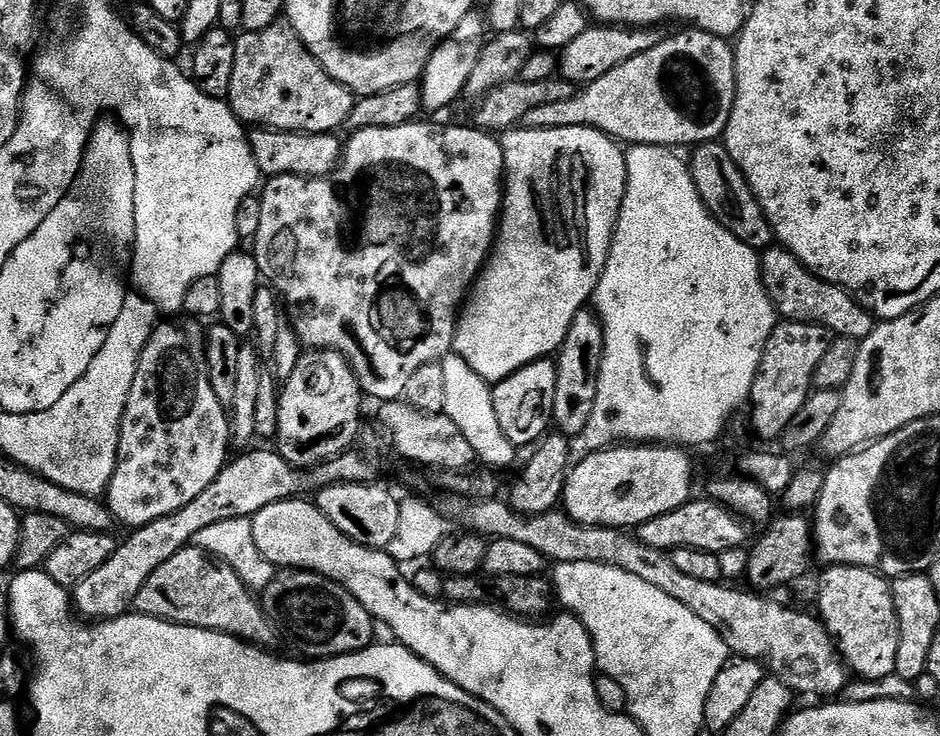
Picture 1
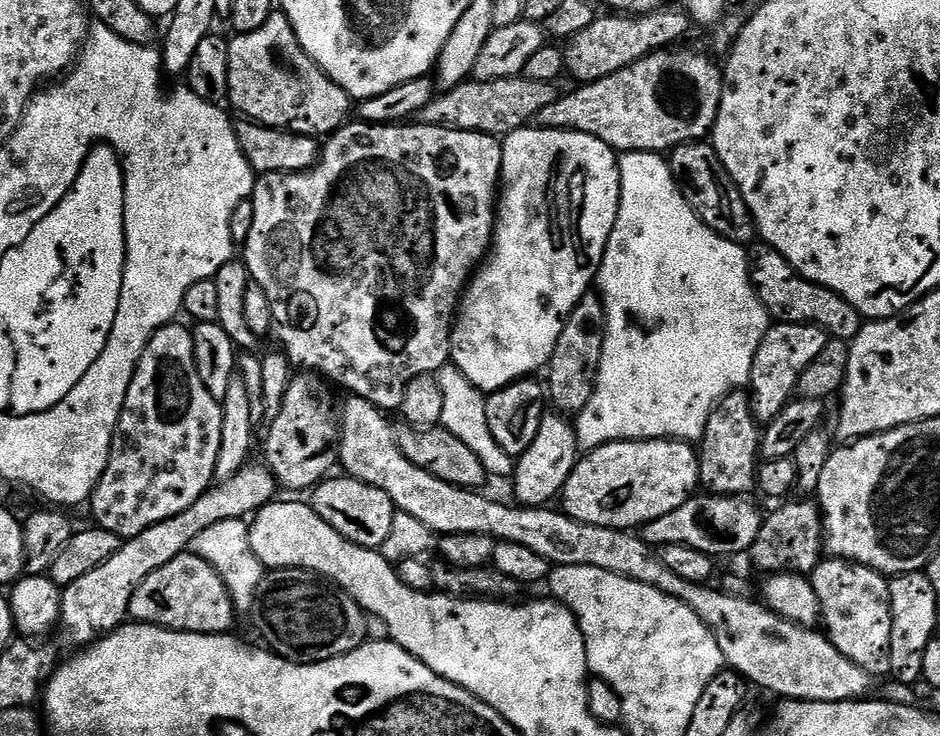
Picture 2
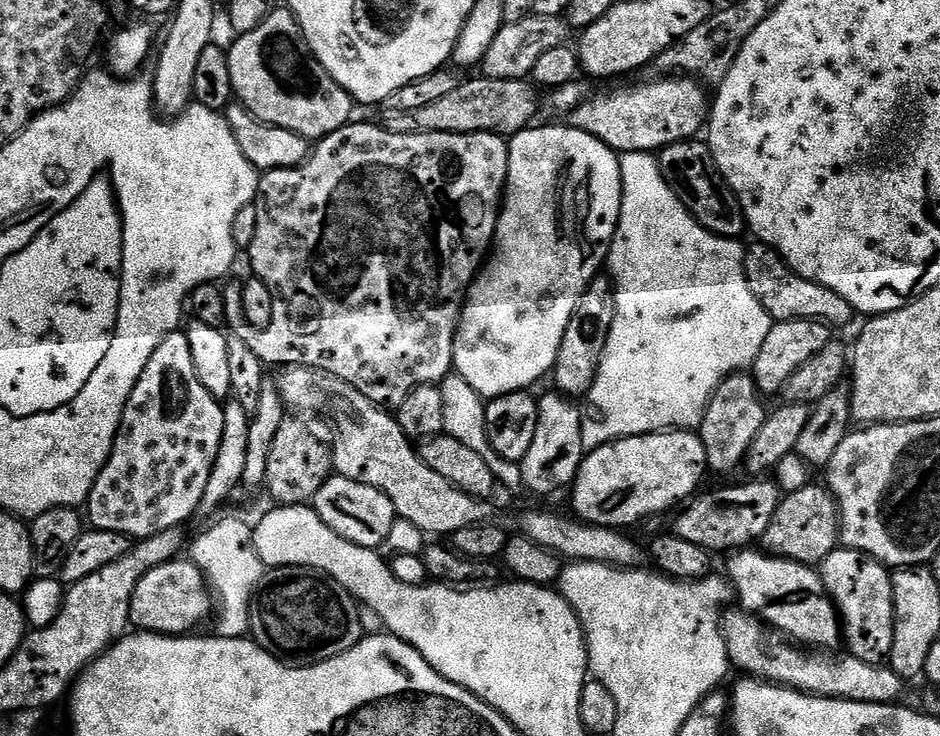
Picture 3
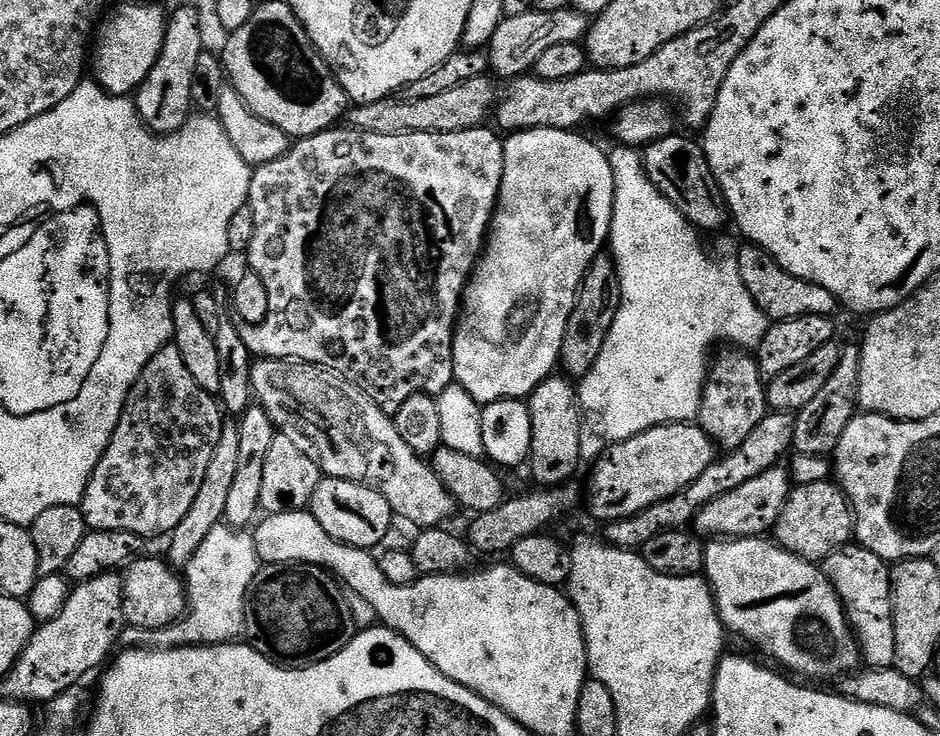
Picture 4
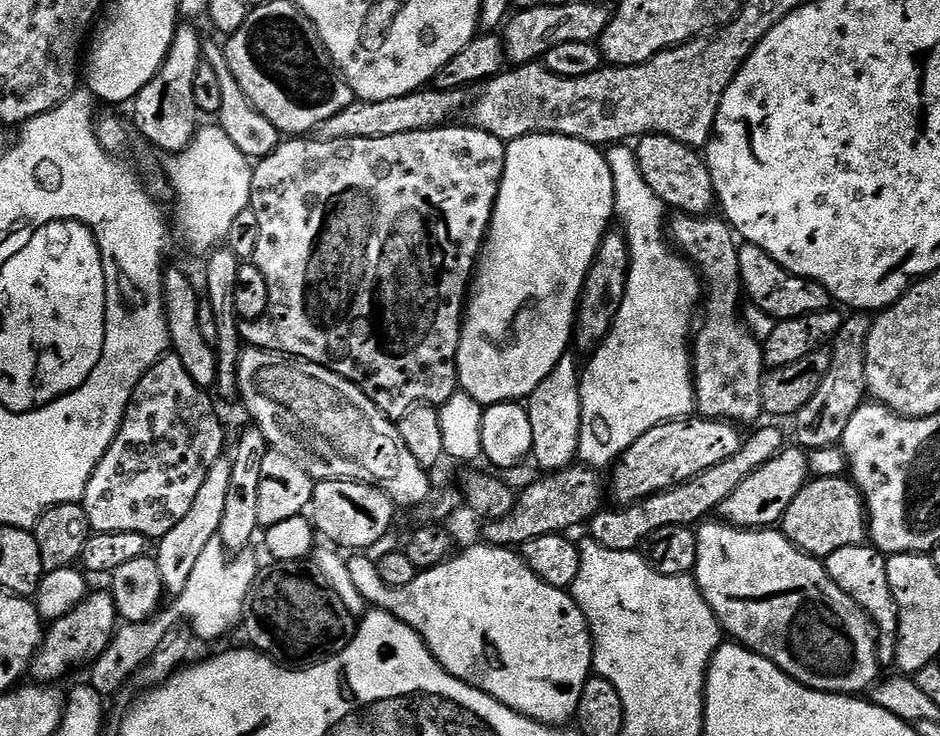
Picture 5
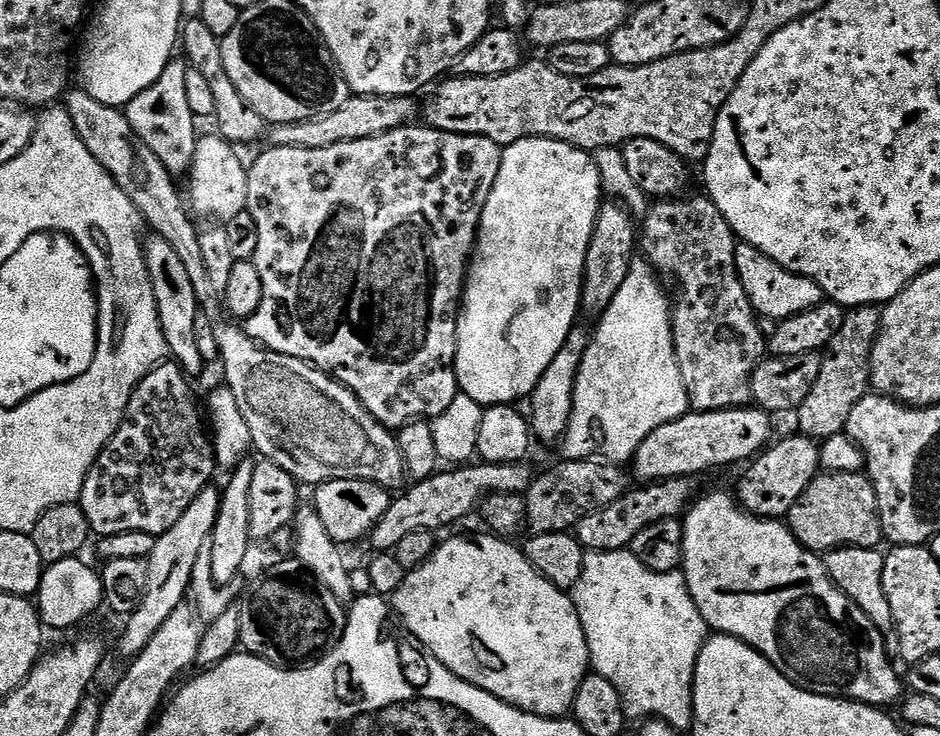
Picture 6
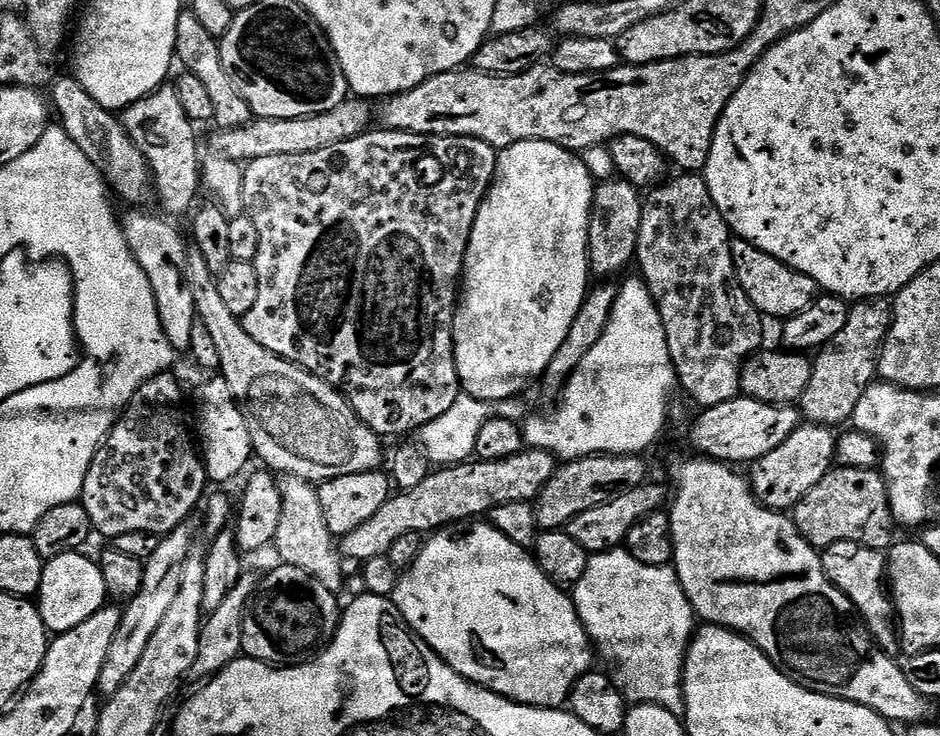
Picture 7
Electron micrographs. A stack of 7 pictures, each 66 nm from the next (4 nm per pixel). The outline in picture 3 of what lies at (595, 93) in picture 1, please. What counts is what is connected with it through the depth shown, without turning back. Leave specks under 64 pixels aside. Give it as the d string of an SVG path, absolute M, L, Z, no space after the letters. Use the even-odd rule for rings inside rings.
M664 74L660 80L616 88L613 92L593 95L567 113L571 127L582 130L610 146L618 154L626 152L659 153L661 148L679 140L699 137L705 131L710 115L710 96L699 80L683 74Z

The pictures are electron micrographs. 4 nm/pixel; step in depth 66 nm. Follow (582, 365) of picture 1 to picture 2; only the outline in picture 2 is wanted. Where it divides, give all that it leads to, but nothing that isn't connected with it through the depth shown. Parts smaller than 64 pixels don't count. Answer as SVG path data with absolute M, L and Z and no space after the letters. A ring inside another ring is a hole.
M589 290L565 319L562 334L558 334L558 346L554 346L554 354L546 365L546 373L548 372L546 396L551 407L552 404L556 407L553 409L557 413L578 414L586 410L596 389L596 375L600 369L607 325L604 301L596 290Z

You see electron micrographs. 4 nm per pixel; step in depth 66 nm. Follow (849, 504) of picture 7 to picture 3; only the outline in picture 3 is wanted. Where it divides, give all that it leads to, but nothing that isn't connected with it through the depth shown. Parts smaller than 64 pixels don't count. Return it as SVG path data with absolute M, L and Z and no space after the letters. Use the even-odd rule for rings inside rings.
M808 484L802 490L789 492L781 499L770 526L766 526L762 541L765 553L799 564L819 566L840 544L840 508L827 487L820 485L819 488L818 484Z

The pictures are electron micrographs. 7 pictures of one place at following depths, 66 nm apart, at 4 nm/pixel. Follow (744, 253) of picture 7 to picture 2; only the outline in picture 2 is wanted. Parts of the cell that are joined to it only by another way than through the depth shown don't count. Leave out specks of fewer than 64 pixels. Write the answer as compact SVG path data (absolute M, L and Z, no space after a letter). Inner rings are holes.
M763 242L751 245L748 262L752 285L756 287L756 293L773 321L782 324L813 324L828 333L829 337L849 342L856 339L862 327L862 317L857 308L846 302L846 298L799 276L778 250Z

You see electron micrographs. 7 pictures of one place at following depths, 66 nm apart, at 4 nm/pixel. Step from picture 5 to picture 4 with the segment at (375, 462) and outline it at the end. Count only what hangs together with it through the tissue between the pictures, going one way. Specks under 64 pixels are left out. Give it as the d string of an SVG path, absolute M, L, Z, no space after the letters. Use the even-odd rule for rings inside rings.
M257 359L252 365L252 390L257 401L268 400L272 404L272 412L288 412L292 420L312 420L312 424L320 424L324 432L332 432L332 436L320 436L324 444L336 444L340 452L344 452L344 460L324 460L319 465L325 477L334 480L349 480L355 484L365 484L367 488L378 490L390 502L393 513L412 524L417 524L417 529L434 528L443 525L444 520L452 516L452 511L457 511L458 505L446 486L436 477L431 463L420 456L410 446L402 434L394 426L392 416L379 408L370 397L363 392L353 380L340 376L317 364L307 364L305 360L266 360Z

